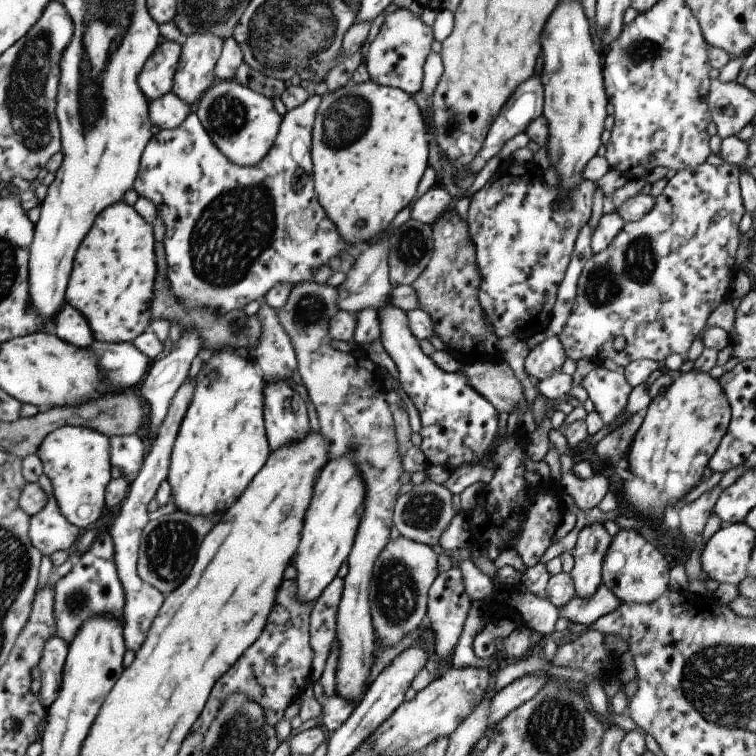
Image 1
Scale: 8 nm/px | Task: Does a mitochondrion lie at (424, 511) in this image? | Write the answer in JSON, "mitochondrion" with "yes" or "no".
{"mitochondrion":"yes"}

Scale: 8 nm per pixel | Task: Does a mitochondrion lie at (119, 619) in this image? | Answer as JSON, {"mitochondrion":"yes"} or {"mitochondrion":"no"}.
{"mitochondrion":"no"}

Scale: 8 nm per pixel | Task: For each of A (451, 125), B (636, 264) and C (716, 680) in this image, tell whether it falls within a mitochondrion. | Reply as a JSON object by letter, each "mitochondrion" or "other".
{"A":"mitochondrion","B":"mitochondrion","C":"mitochondrion"}

